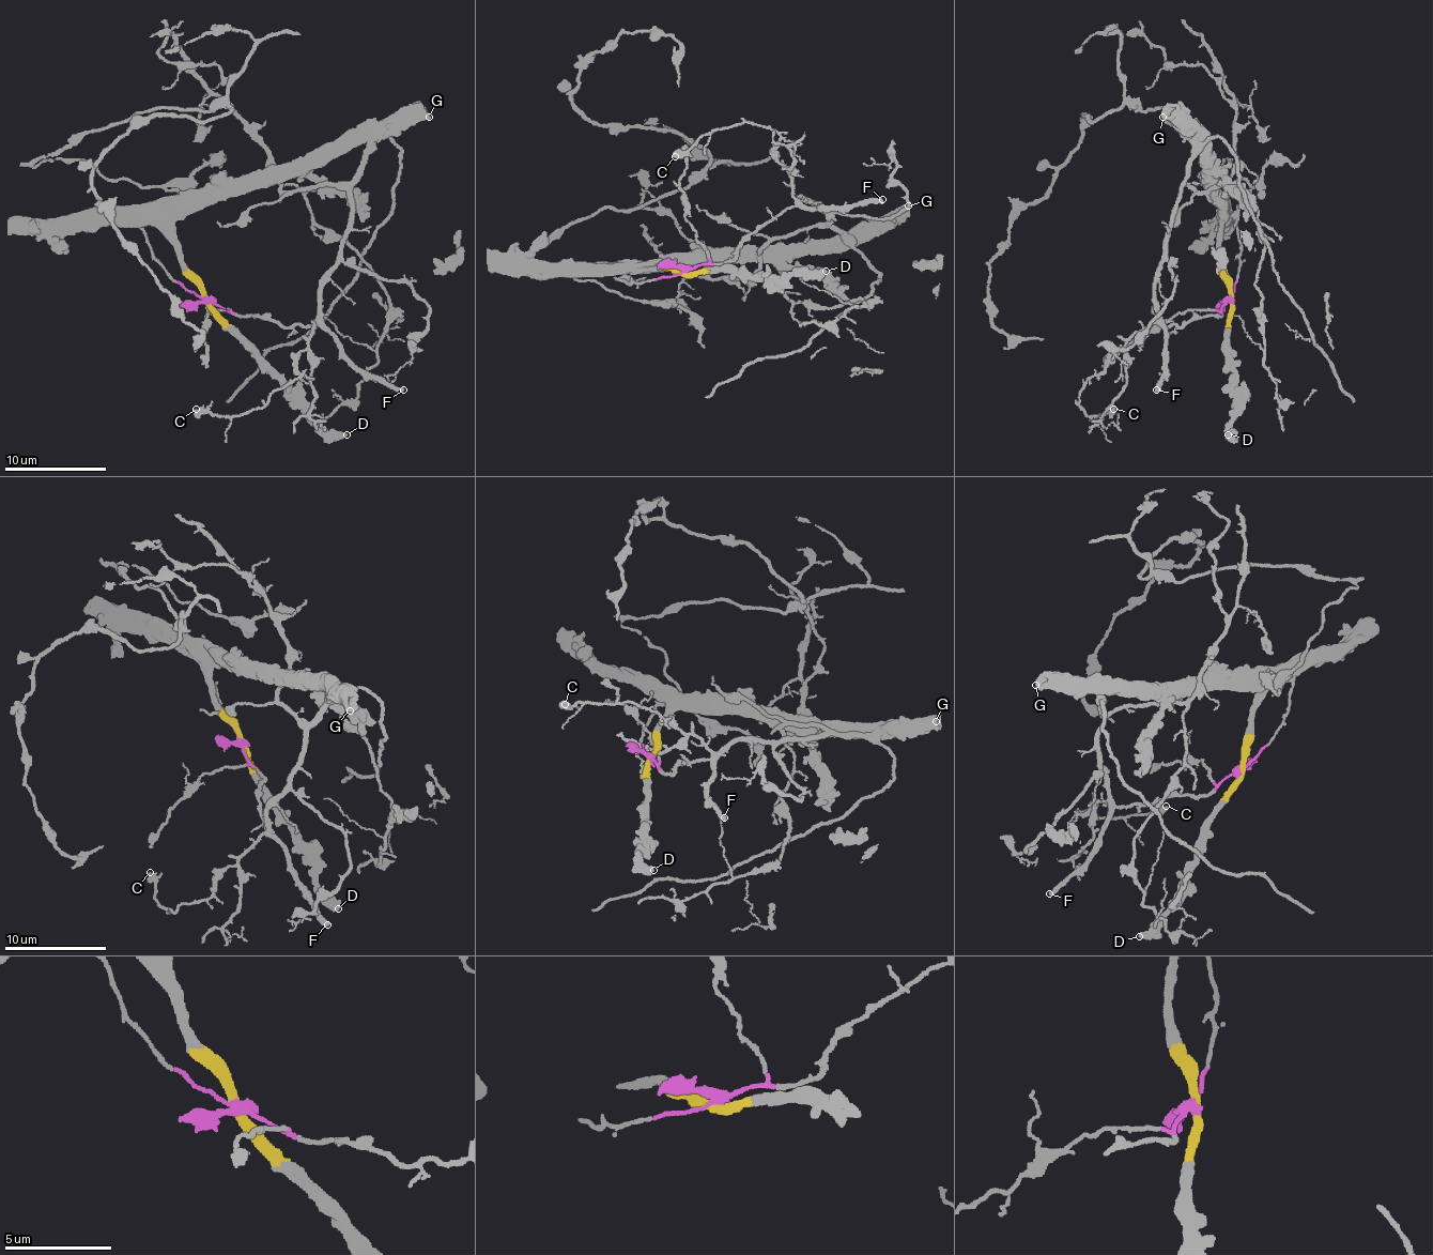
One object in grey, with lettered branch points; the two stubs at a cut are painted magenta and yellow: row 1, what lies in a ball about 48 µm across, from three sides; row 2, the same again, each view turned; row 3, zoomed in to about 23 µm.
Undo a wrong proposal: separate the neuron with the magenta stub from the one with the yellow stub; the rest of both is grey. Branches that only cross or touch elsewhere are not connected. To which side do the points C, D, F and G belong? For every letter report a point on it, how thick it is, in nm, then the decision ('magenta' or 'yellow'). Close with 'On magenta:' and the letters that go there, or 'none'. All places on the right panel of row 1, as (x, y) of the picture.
C: place (1113, 409); calibre 500 nm; magenta
D: place (1228, 434); calibre 480 nm; yellow
F: place (1156, 389); calibre 360 nm; magenta
G: place (1162, 117); calibre 500 nm; yellow
On magenta: C, F

